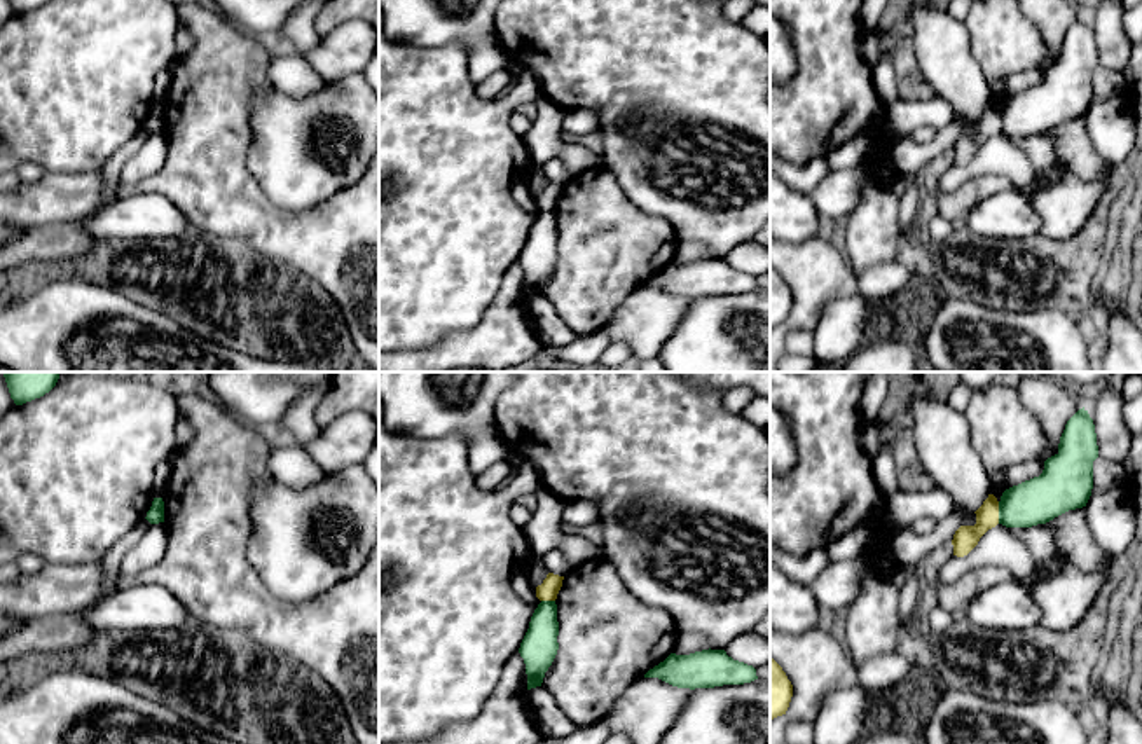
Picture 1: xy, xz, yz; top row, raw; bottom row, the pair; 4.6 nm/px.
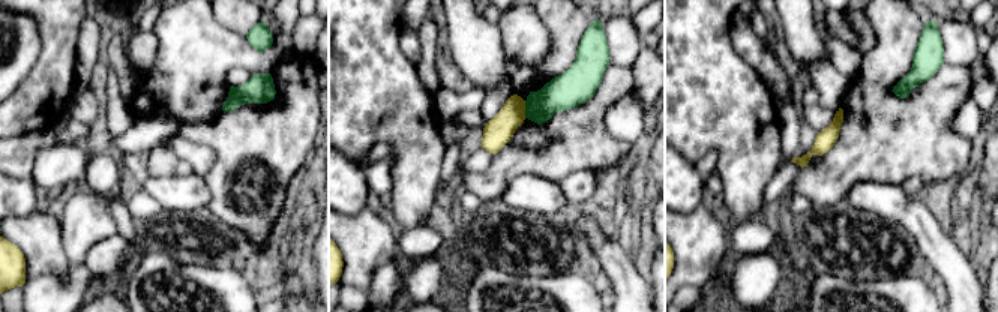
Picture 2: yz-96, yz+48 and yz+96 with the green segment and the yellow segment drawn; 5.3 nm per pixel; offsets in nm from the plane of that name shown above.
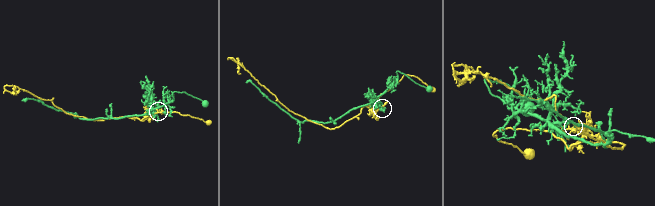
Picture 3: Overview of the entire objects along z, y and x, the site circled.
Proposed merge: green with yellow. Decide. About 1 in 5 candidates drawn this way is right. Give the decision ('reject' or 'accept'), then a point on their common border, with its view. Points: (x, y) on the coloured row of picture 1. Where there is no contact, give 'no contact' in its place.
reject | yz (999, 512)

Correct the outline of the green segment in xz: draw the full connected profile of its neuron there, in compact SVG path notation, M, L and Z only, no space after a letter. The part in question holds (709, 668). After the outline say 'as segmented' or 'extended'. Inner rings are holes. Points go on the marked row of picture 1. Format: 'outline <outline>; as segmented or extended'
outline M711 648L690 655L671 653L644 678L658 678L672 686L690 690L744 685L758 679L753 665L733 660L725 650Z; as segmented

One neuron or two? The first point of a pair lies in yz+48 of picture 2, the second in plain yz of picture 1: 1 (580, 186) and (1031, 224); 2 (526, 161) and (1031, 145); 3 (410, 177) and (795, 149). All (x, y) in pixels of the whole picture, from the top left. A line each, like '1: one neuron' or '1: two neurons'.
1: two neurons
2: two neurons
3: one neuron

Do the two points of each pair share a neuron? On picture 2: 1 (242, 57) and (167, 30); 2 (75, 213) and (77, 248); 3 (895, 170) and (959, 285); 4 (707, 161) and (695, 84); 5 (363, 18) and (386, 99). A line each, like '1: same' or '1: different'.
1: same
2: same
3: different
4: different
5: same

